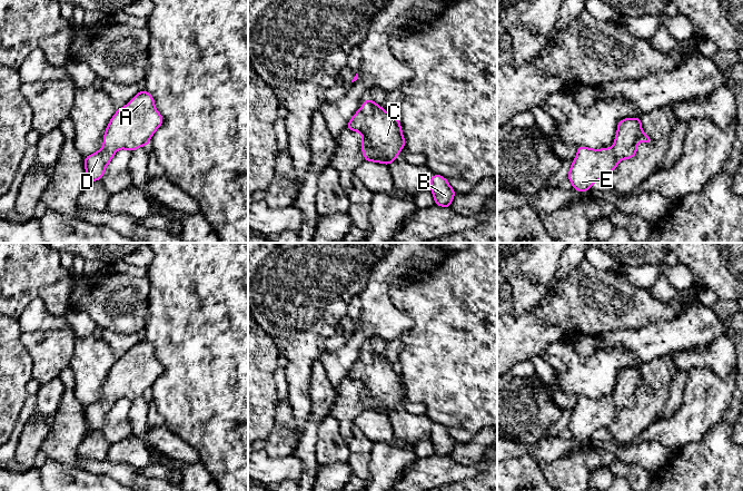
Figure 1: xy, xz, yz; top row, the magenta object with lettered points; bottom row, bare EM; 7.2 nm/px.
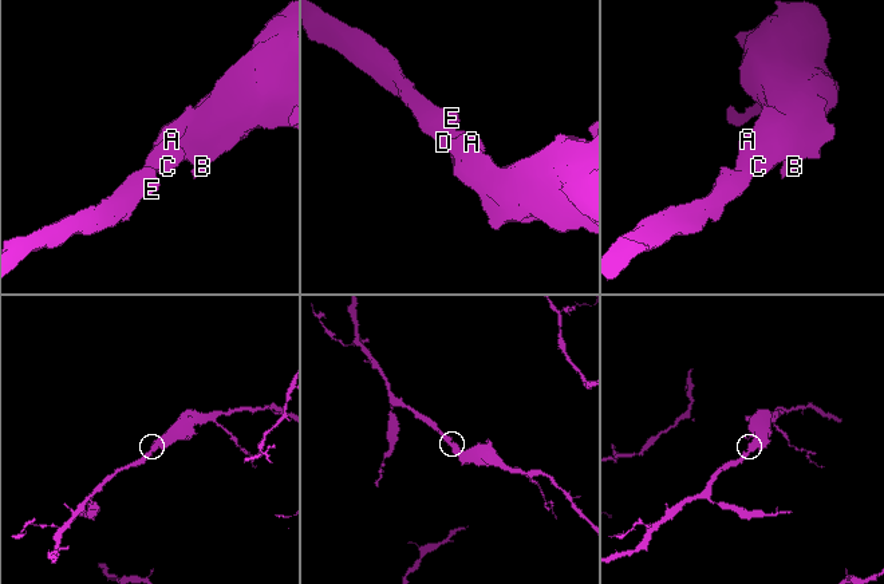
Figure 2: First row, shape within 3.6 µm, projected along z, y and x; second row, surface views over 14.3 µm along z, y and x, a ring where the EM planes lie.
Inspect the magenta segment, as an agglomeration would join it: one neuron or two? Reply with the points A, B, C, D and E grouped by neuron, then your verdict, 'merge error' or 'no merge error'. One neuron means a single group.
A B C D E; no merge error

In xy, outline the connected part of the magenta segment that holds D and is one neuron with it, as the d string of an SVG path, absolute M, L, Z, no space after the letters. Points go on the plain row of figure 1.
M143 338L139 341L110 369L100 400L85 406L87 429L100 430L118 399L132 402L141 395L148 395L162 371L164 366L156 359L153 346Z

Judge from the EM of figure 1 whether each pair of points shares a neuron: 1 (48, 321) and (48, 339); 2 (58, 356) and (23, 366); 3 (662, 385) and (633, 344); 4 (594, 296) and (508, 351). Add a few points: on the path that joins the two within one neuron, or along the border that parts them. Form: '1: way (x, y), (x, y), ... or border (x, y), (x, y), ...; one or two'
1: border (68, 324), (61, 329), (32, 330), (22, 333); two
2: border (21, 340), (31, 359), (32, 377); two
3: border (671, 353), (664, 356), (656, 356), (641, 364); two
4: way (573, 308), (552, 318), (529, 334); one

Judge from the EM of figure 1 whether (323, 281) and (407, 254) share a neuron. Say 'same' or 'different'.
different

